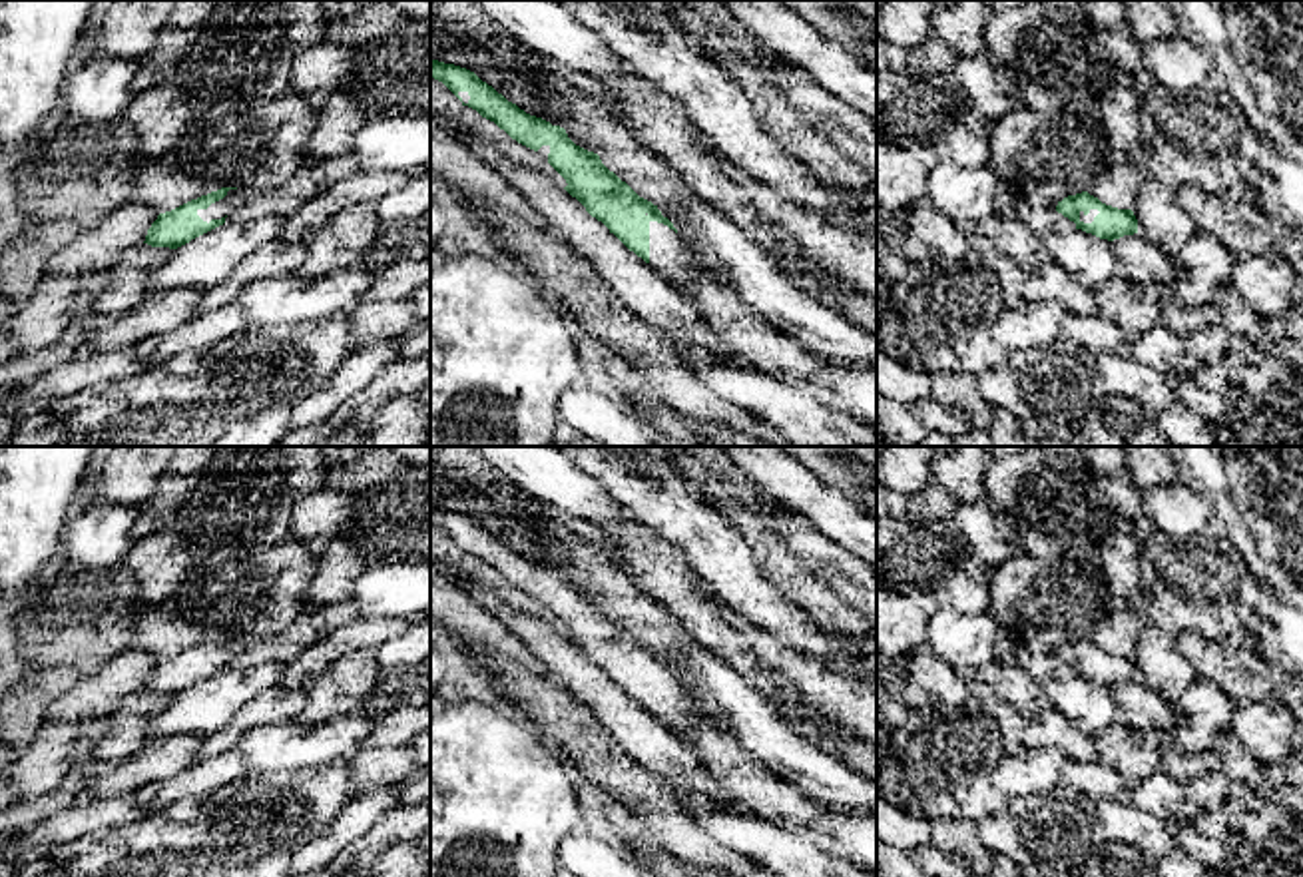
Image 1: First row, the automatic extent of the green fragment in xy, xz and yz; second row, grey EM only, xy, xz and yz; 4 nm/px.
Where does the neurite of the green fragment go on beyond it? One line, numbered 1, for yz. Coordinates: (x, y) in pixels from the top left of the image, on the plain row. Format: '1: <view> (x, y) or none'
1: yz (1092, 660)

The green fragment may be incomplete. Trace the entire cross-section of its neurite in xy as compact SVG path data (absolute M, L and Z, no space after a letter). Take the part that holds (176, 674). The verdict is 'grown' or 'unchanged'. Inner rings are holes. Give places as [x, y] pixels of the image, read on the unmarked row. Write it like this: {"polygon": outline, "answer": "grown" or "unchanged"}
{"polygon": "M221 634L197 646L191 646L171 658L159 660L147 676L145 688L151 694L177 696L191 686L219 674L225 664L251 644L237 634Z", "answer": "grown"}

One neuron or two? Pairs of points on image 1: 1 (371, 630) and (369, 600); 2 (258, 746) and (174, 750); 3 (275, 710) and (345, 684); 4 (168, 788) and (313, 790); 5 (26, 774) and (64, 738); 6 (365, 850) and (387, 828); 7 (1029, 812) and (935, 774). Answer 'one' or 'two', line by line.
1: two
2: two
3: two
4: two
5: one
6: one
7: two

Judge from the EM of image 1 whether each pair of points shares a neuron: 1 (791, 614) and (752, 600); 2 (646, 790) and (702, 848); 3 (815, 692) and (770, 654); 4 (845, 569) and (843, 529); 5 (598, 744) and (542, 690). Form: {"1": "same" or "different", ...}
{"1": "same", "2": "same", "3": "same", "4": "different", "5": "same"}

